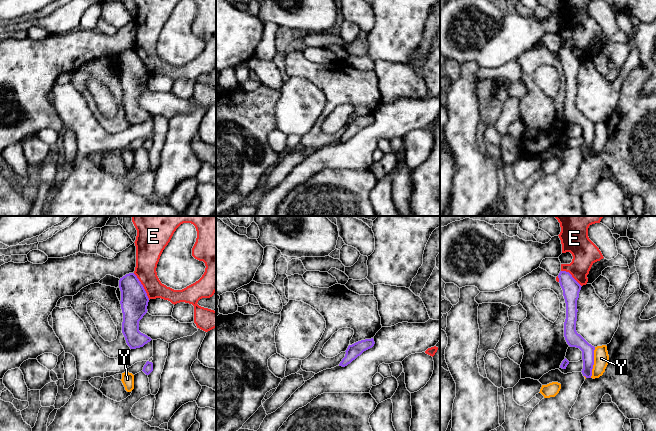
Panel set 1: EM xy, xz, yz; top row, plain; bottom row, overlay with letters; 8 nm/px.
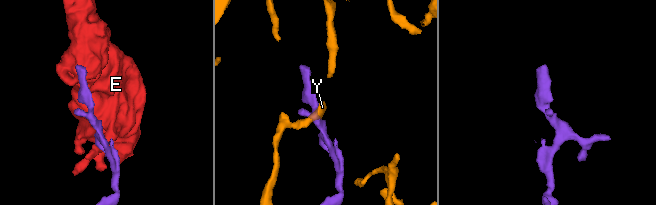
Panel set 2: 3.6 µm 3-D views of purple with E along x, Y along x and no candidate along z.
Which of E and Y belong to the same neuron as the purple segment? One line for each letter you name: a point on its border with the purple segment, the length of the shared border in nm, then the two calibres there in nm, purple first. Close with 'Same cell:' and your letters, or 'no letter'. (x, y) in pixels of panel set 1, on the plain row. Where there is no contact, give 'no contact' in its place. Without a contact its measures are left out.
Same cell: no letter

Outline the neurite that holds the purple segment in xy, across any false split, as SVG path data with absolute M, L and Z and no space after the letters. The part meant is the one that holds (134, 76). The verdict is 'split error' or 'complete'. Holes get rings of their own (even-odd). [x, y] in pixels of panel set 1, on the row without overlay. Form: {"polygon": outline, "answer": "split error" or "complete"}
{"polygon": "M134 49L120 54L121 85L123 89L122 109L130 125L143 123L152 115L139 107L139 97L147 89L149 74Z", "answer": "complete"}

